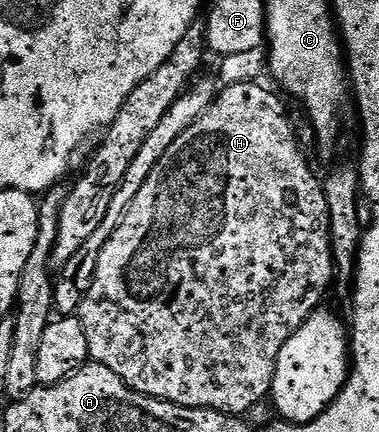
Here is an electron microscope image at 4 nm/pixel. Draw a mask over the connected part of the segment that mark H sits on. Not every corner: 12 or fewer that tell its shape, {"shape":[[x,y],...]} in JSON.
{"shape":[[251,81],[161,155],[77,314],[146,397],[250,414],[335,261]]}

